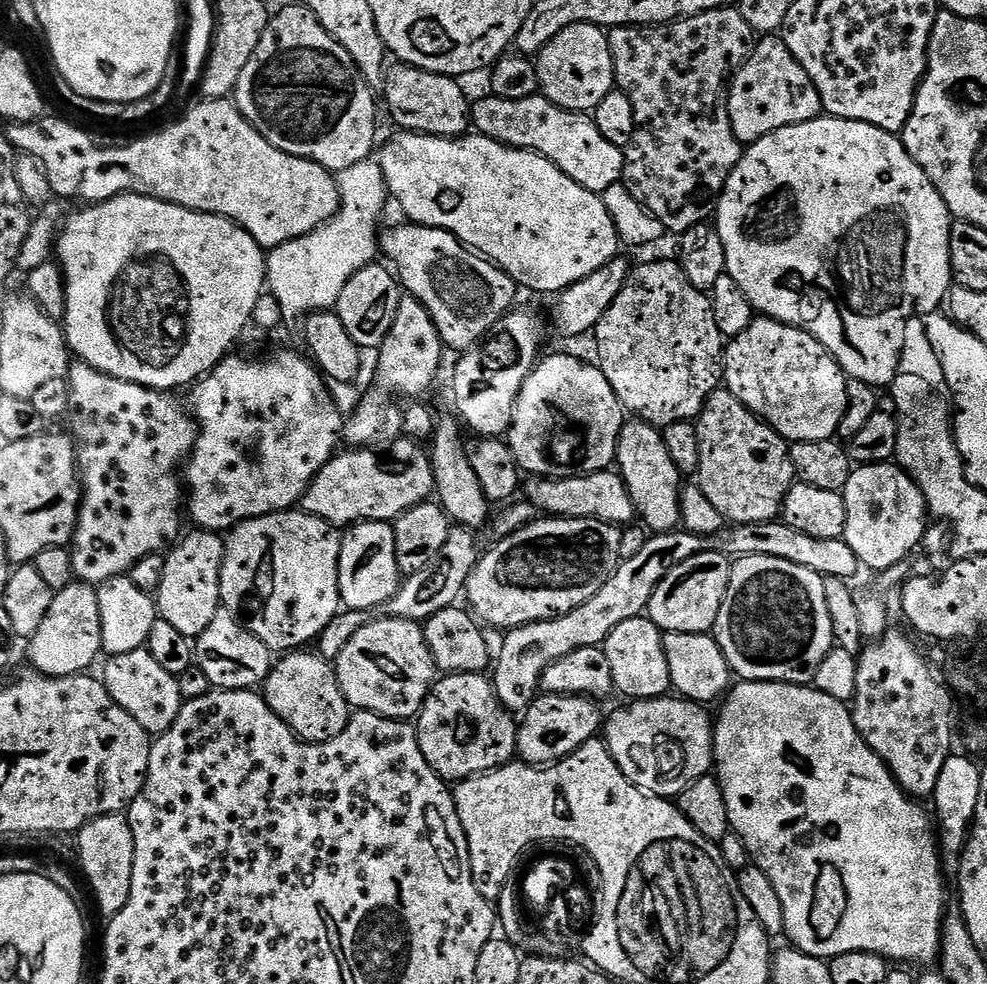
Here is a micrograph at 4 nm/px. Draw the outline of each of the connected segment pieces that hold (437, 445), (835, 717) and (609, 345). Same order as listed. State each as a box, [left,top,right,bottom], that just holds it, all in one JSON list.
[[430,415,490,530],[714,680,950,965],[596,259,726,430]]

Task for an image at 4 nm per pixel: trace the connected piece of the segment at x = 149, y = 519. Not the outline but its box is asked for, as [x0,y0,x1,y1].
[66,362,198,586]

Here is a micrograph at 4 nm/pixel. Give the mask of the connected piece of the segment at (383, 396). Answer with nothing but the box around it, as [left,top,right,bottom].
[343,295,446,450]

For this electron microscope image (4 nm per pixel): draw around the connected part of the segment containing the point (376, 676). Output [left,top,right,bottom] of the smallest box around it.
[334,616,438,722]

